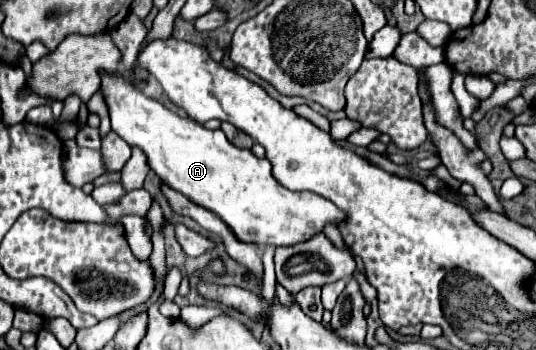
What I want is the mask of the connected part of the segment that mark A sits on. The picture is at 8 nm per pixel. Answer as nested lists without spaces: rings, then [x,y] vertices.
[[[100,70],[100,92],[106,100],[110,120],[112,120],[112,132],[116,132],[120,138],[128,142],[130,148],[140,148],[146,154],[150,170],[160,176],[164,184],[170,188],[182,192],[186,198],[196,202],[198,206],[204,206],[212,210],[216,216],[220,216],[230,230],[240,238],[242,242],[254,242],[254,244],[274,244],[274,246],[290,246],[302,240],[308,240],[312,234],[322,232],[324,224],[338,224],[344,220],[344,214],[326,198],[320,198],[312,192],[292,192],[286,186],[282,186],[274,174],[272,164],[266,158],[256,158],[250,150],[242,150],[234,146],[222,130],[208,130],[196,120],[176,114],[170,108],[162,106],[160,102],[148,98],[138,86],[134,86],[130,80],[126,80],[118,72],[106,72]]]

